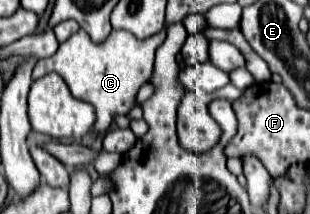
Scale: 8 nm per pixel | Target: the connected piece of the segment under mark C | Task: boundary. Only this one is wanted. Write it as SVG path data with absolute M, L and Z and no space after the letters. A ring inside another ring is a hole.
M79 29L65 43L59 45L55 55L37 61L33 69L33 81L53 71L59 73L73 97L87 101L95 107L95 123L89 133L97 137L99 133L105 133L111 127L117 115L127 115L135 107L135 97L139 87L149 83L153 77L155 51L163 41L165 41L165 31L145 41L137 41L137 37L125 31L111 31L105 41L93 43L89 35L83 29Z

